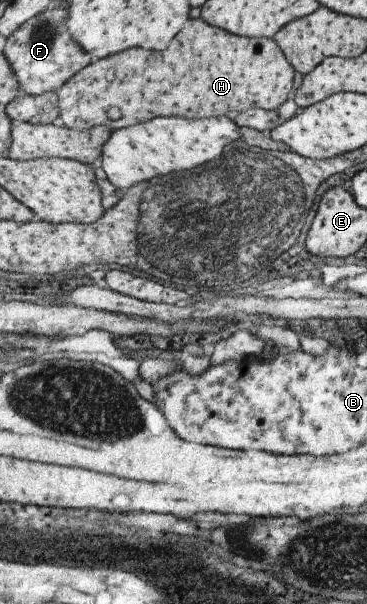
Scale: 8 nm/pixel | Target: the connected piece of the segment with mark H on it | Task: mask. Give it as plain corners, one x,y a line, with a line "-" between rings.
188,18
180,27
178,35
170,39
164,51
138,51
130,47
122,53
92,60
86,67
66,80
56,92
60,121
67,128
86,130
96,126
114,129
125,128
148,121
152,117
220,117
238,113
248,108
271,110
290,99
293,67
272,38
247,38
224,31
219,27
206,25
202,18

